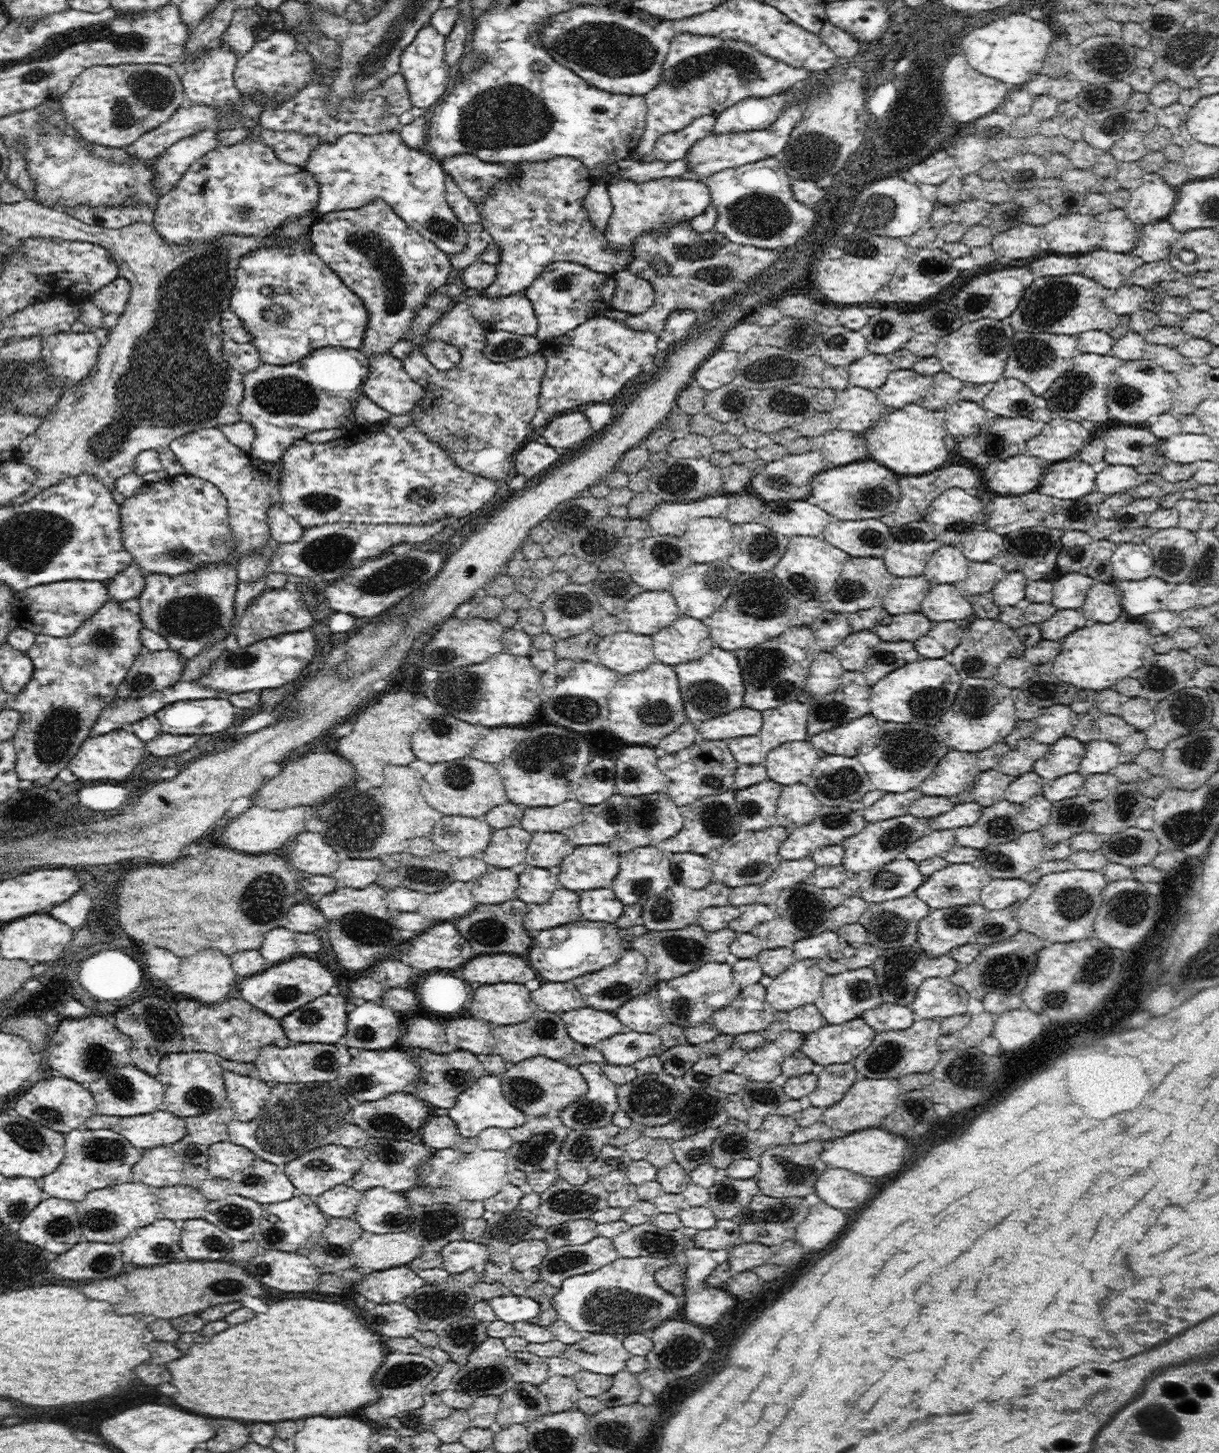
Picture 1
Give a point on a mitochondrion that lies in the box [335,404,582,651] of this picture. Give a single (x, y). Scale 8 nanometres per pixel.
(404, 571)

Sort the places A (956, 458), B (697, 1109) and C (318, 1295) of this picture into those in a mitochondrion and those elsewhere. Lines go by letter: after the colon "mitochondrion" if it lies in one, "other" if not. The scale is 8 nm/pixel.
A: other
B: mitochondrion
C: other

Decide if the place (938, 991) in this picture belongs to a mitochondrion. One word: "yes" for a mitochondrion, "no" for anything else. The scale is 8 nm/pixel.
no

